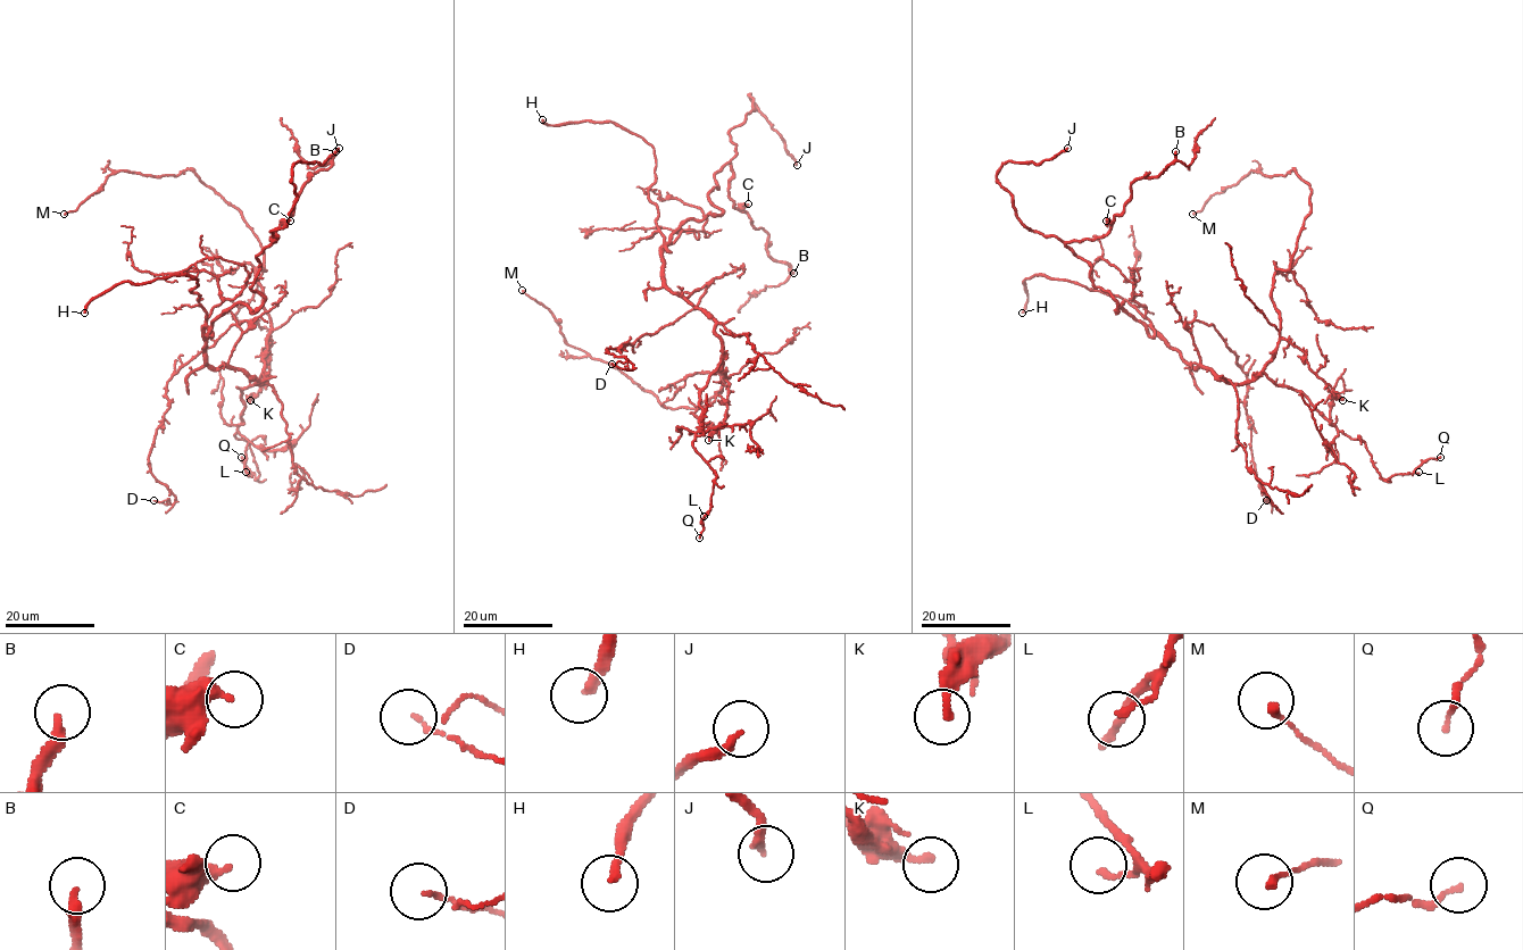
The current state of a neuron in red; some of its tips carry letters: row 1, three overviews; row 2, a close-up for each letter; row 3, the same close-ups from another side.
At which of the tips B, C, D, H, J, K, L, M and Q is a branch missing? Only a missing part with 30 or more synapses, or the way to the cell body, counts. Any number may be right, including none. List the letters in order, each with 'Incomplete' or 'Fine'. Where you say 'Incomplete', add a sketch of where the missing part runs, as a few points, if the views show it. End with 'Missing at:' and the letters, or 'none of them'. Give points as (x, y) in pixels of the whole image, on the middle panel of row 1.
B: Incomplete. Course of what is missing: (793, 273), (784, 274), (783, 267), (771, 263), (758, 202), (746, 205), (731, 193)
C: Fine
D: Fine
H: Incomplete
J: Incomplete. Course of what is missing: (797, 165), (814, 230), (827, 247), (847, 238), (845, 215), (831, 214), (755, 331)
K: Fine
L: Fine
M: Fine
Q: Fine
Missing at: B, H, J

